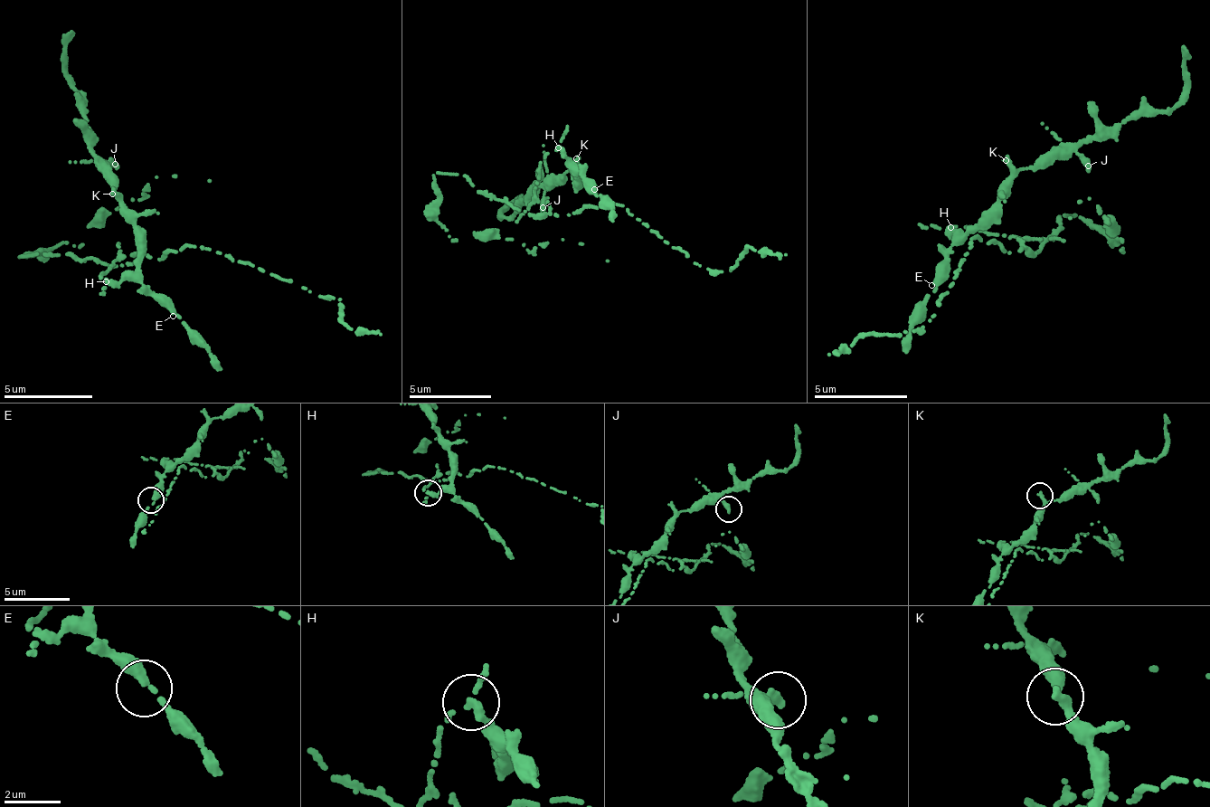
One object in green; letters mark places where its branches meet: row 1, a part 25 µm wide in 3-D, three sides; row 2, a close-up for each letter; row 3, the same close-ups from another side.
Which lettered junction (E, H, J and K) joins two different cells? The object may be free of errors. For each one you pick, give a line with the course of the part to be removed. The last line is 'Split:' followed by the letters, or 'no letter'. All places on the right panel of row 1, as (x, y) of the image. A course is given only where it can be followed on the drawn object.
H: Course of the part to remove: (950, 225), (1016, 237), (1035, 252), (1061, 232), (1058, 219), (1073, 213), (1123, 251), (1087, 197), (1069, 216)
Split: H

